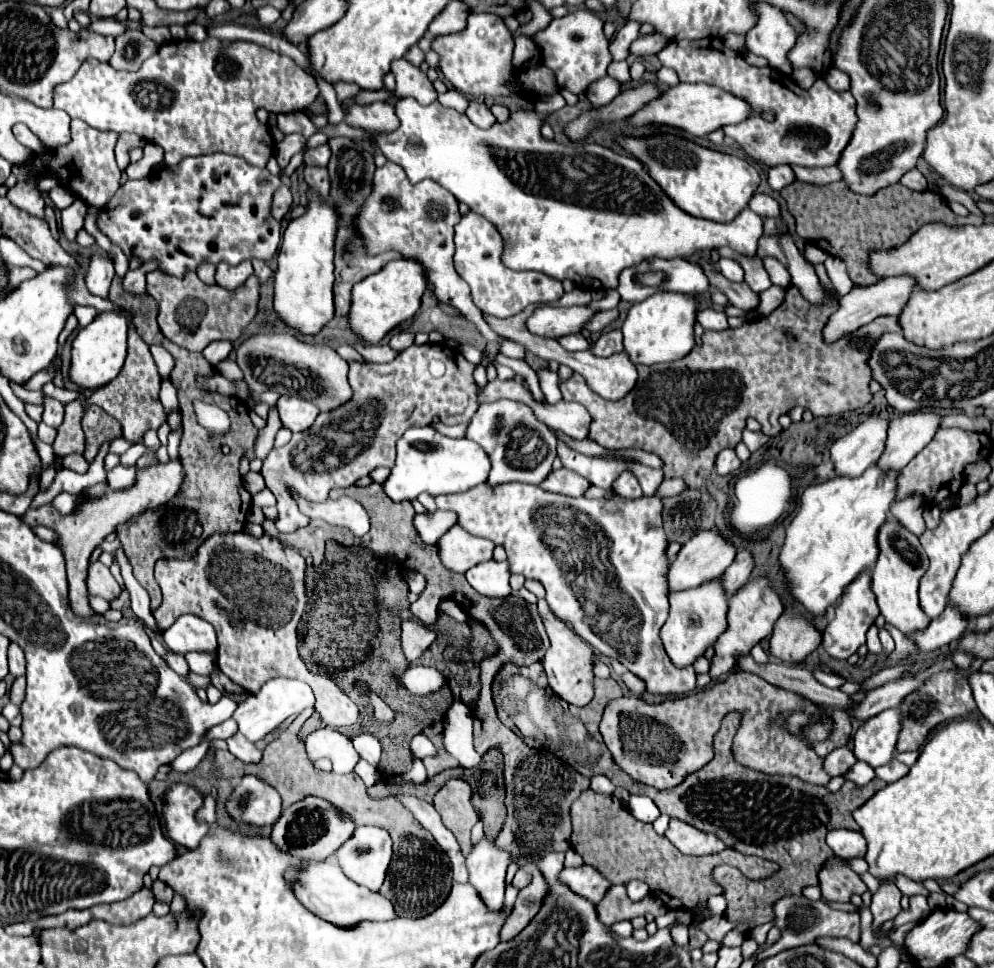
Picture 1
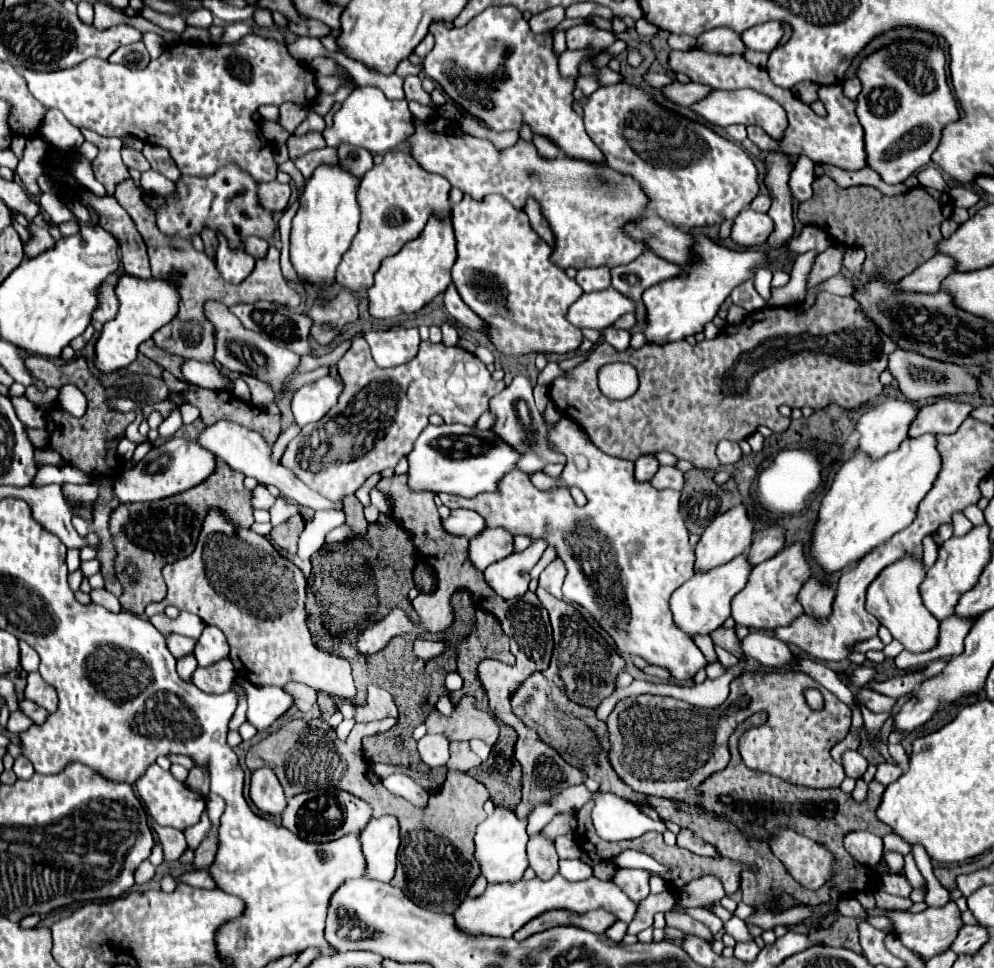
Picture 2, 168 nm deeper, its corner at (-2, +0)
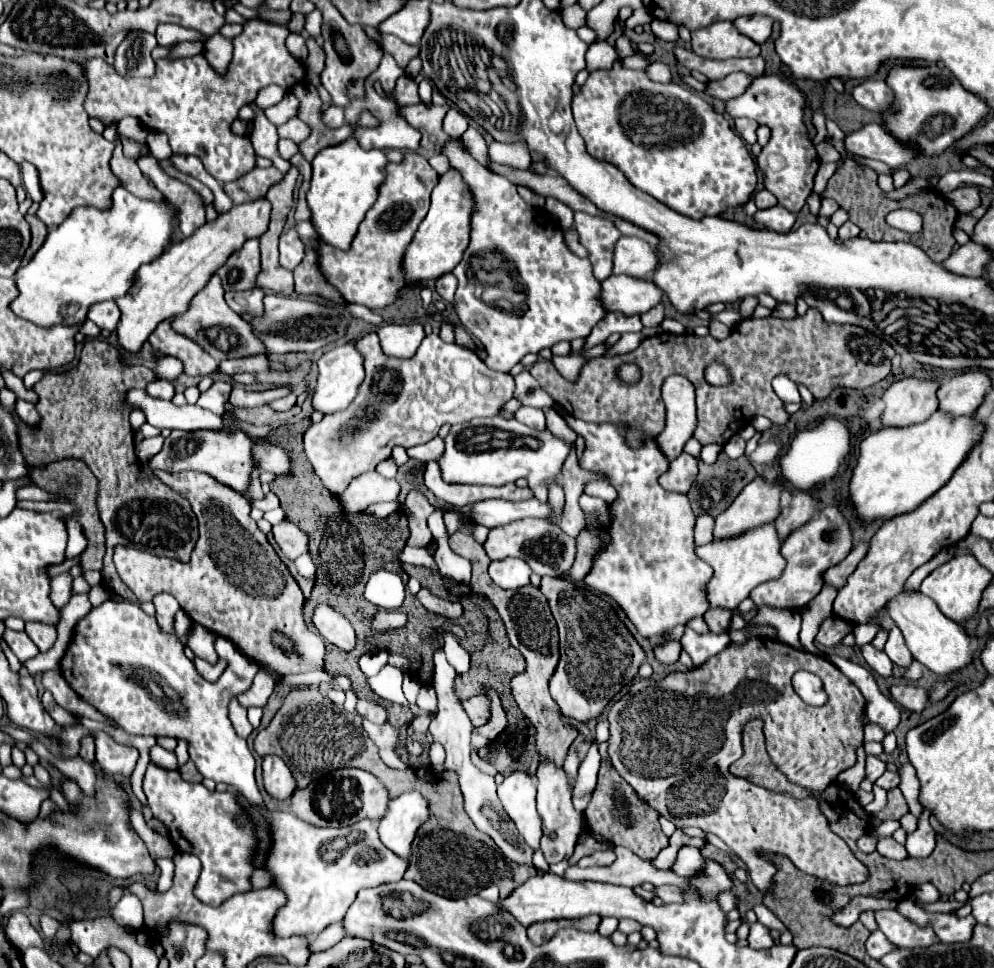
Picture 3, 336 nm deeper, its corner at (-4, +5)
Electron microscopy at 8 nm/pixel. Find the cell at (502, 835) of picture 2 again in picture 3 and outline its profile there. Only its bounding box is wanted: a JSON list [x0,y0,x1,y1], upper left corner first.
[498,771,542,851]

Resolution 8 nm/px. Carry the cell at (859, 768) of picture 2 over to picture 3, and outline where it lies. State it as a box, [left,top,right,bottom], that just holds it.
[866,755,886,783]

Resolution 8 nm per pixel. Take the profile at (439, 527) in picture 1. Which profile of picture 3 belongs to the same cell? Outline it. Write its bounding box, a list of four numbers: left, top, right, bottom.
[470,499,552,529]

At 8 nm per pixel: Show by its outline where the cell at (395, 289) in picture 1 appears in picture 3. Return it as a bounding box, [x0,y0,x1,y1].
[404,167,472,285]

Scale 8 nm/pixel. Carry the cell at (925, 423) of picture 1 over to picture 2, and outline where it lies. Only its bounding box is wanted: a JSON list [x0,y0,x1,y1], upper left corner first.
[908,398,972,438]

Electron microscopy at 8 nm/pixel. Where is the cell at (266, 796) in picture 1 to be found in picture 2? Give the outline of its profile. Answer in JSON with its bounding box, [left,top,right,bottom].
[250,768,286,816]

